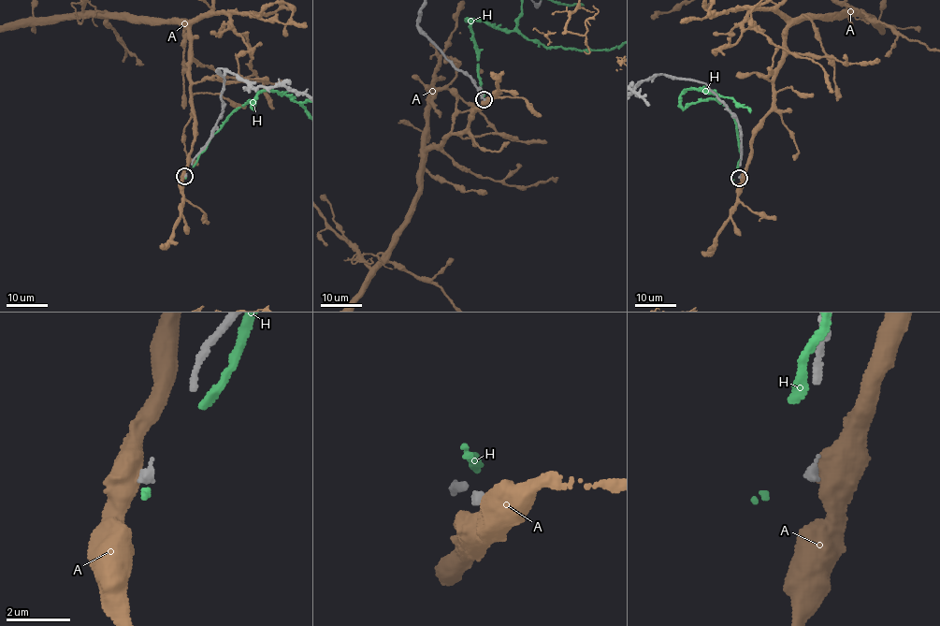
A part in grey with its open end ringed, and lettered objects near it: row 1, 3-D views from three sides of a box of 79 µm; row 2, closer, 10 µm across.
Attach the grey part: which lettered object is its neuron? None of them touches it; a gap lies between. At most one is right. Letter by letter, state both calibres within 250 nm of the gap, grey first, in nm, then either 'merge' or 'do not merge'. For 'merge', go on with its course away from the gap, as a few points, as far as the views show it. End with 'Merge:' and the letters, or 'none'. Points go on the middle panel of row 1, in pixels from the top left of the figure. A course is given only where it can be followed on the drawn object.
A: calibres 240 and 750 nm; do not merge
H: calibres 240 and 140 nm; do not merge
Merge: none

